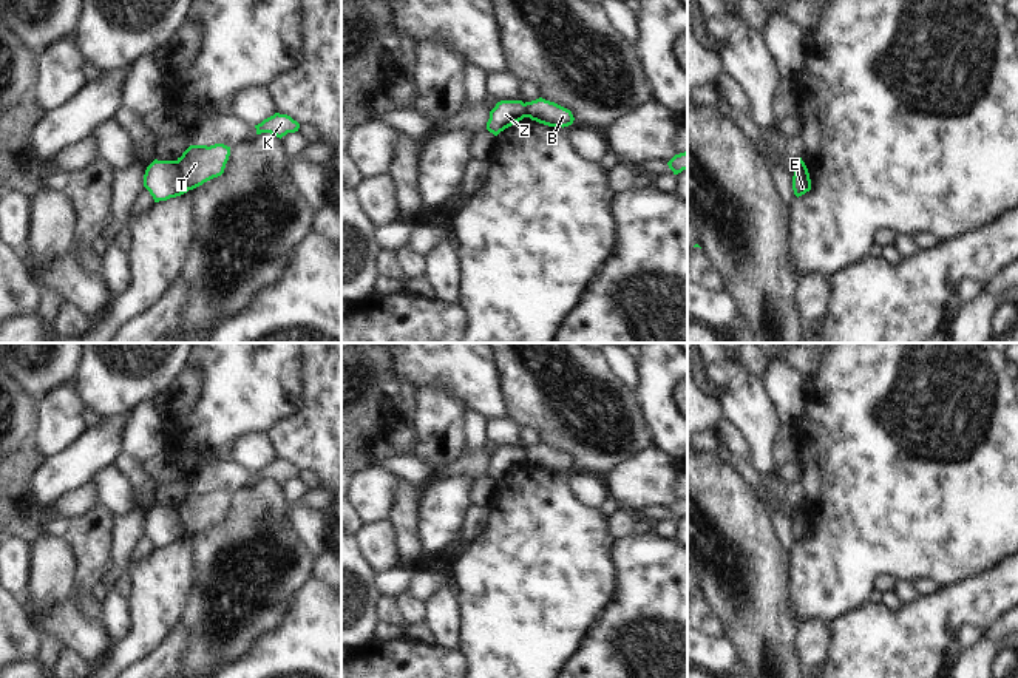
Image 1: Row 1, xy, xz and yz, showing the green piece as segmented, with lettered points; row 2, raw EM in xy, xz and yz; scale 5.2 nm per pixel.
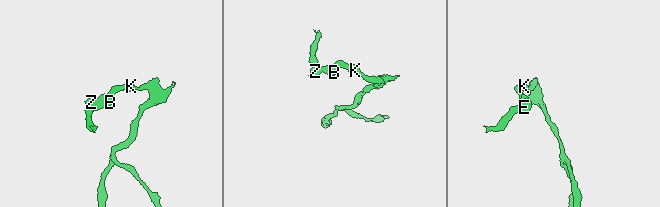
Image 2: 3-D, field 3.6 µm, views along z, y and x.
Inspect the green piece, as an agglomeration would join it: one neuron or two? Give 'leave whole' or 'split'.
split

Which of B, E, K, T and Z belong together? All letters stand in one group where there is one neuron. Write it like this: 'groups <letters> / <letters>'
groups B K T / E Z

